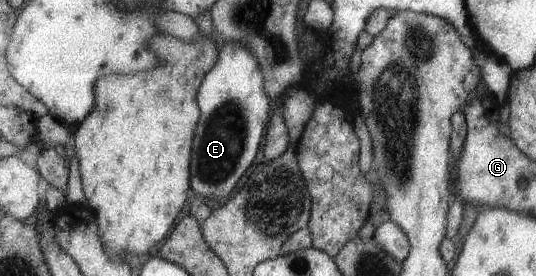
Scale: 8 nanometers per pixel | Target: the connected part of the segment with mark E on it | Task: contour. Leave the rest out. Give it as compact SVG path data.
M225 41L218 58L202 80L197 98L201 112L191 155L193 193L211 198L229 197L231 188L259 150L261 134L269 116L267 92L256 56L237 41Z

